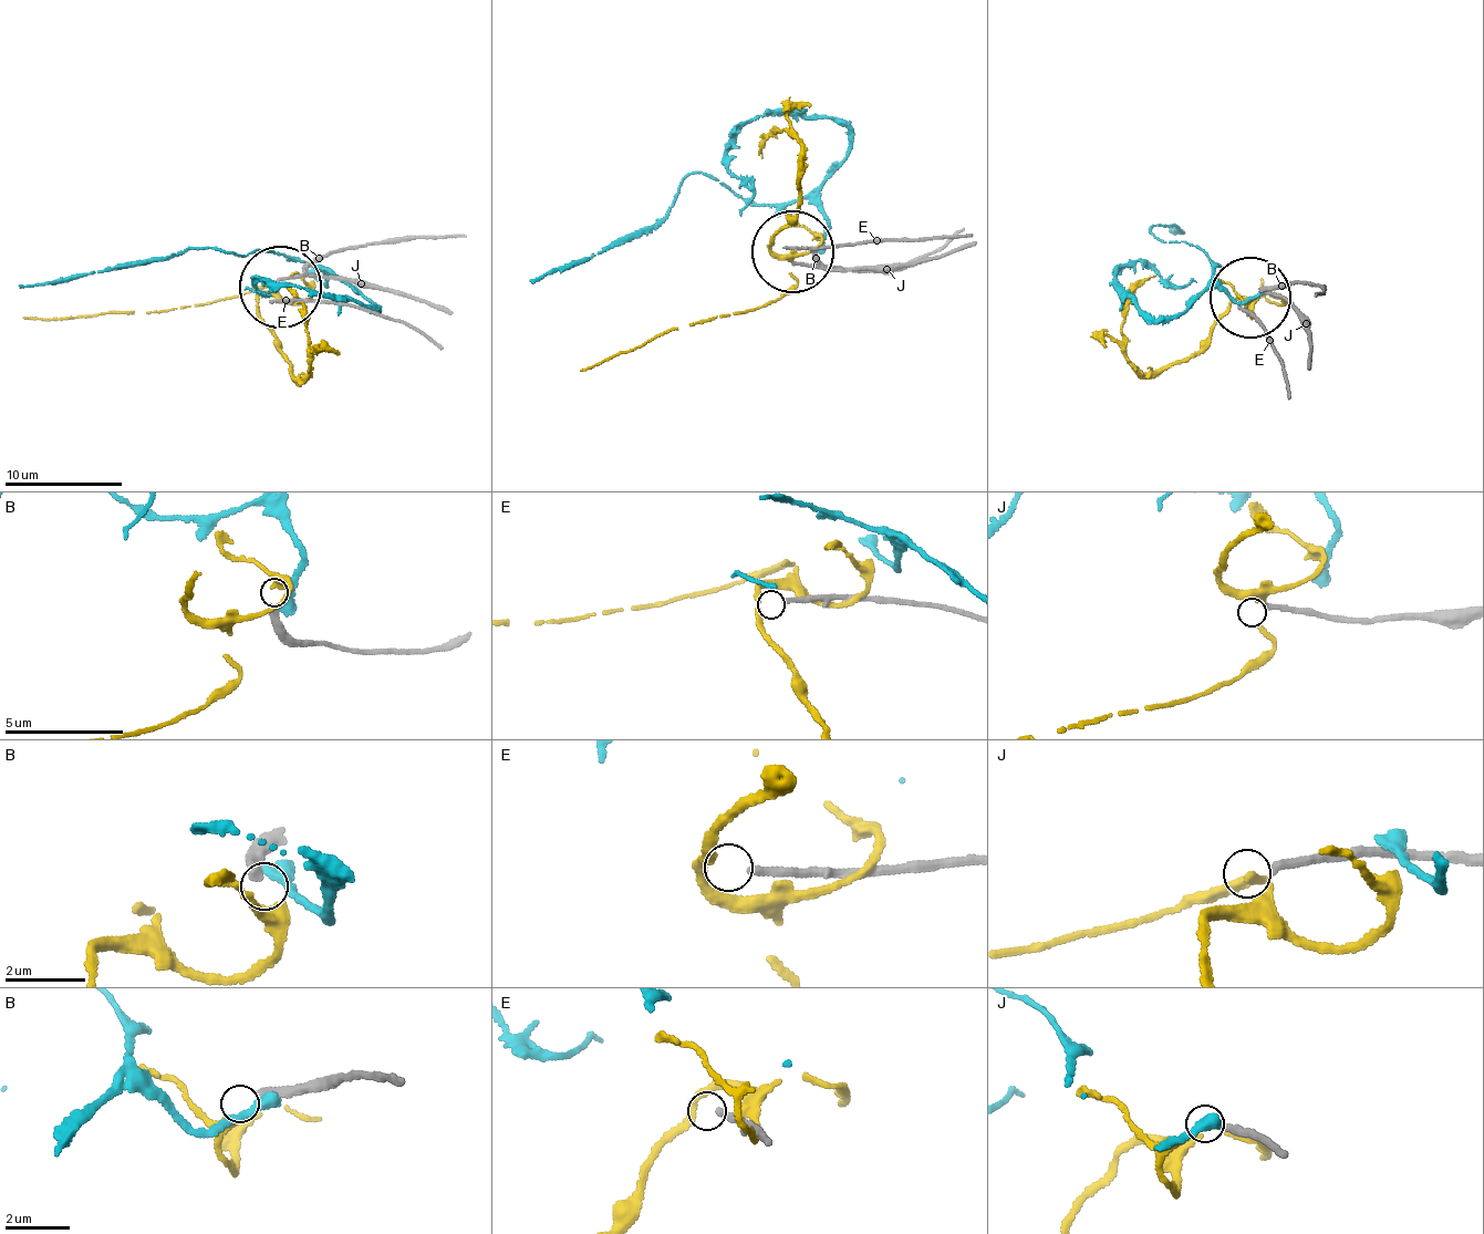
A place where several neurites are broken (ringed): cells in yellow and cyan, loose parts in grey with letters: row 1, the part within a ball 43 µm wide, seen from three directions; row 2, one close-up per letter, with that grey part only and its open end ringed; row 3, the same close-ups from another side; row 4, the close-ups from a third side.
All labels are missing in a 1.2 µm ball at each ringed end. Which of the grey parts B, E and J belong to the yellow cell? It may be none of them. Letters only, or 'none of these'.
B

